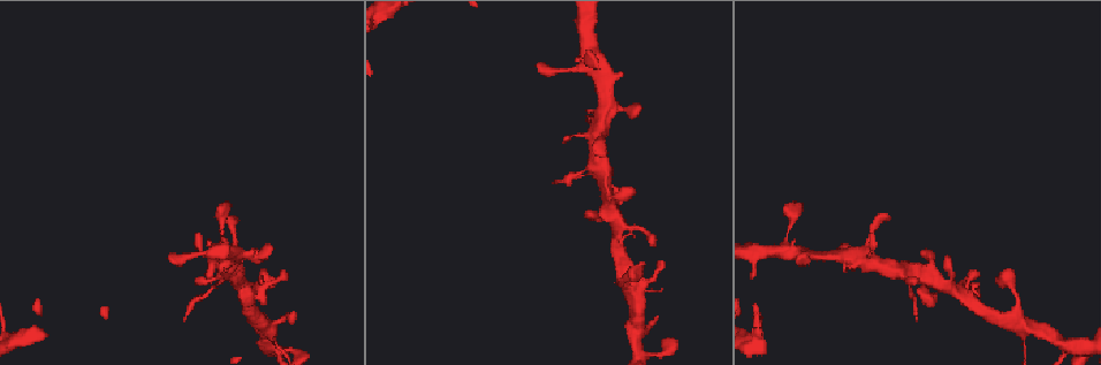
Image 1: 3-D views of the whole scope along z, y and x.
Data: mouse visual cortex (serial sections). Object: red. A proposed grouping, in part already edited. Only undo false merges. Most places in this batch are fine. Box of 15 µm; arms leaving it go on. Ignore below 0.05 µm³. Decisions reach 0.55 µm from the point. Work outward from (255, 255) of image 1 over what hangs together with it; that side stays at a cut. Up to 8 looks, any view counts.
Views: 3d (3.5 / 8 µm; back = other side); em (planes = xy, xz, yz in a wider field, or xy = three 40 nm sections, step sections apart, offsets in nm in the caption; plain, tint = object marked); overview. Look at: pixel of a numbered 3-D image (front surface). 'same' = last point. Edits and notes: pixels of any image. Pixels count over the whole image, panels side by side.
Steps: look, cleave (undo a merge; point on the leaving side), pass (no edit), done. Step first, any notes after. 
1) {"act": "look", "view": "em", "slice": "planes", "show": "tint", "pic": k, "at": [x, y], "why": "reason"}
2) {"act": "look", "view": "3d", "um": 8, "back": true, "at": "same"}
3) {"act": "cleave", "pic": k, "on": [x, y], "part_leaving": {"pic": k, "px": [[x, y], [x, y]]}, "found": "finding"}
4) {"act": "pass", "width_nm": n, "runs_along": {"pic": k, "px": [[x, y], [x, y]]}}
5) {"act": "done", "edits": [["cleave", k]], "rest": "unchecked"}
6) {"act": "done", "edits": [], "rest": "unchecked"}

{"act": "look", "view": "3d", "um": 3.5, "pic": 1, "at": [614, 221]}

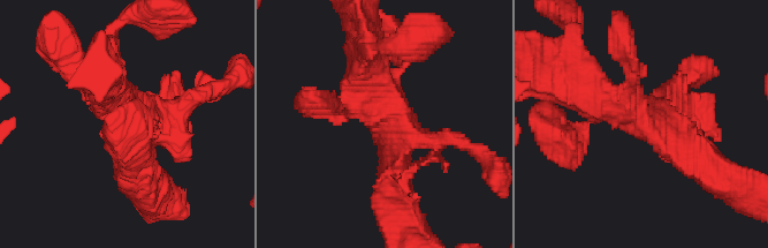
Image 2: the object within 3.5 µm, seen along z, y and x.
{"act": "look", "view": "em", "slice": "planes", "show": "tint", "pic": 2, "at": [641, 119]}

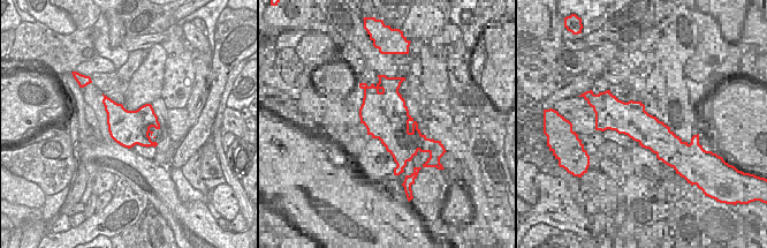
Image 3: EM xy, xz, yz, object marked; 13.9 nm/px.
{"act": "look", "view": "em", "slice": "xy", "step": 3, "show": "tint", "at": "same", "why": "another direction"}

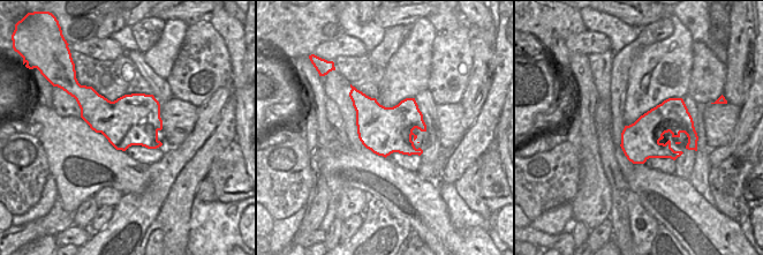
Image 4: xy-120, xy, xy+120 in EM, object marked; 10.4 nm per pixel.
{"act": "pass", "arms": 4, "arm_widths_nm": [250, 250, 400, 500], "runs_along": {"pic": 2, "px": [[583, 88], [700, 159]]}, "found": "one cell here"}

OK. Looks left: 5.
{"act": "look", "view": "3d", "um": 3.5, "pic": 1, "at": [641, 287], "why": "small branch off a trunk"}

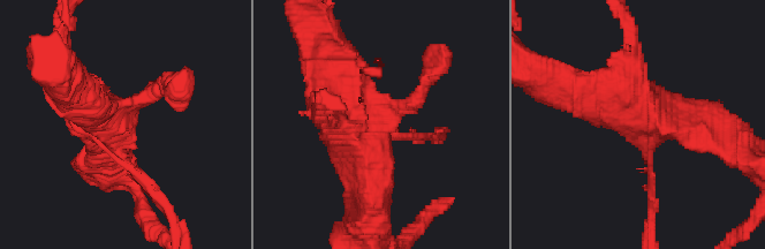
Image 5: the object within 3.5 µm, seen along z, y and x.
{"act": "look", "view": "em", "slice": "xy", "step": 1, "show": "tint", "pic": 5, "at": [125, 107], "why": "now the EM"}

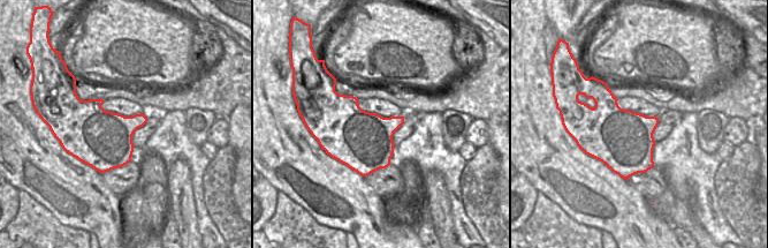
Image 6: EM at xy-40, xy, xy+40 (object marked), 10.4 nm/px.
{"act": "pass", "runs_along": {"pic": 5, "px": [[330, 68], [365, 127], [372, 201]]}, "found": "continuous, no second cell"}

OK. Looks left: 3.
{"act": "look", "view": "3d", "um": 3.5, "pic": 1, "at": [639, 351], "why": "sharp bend"}

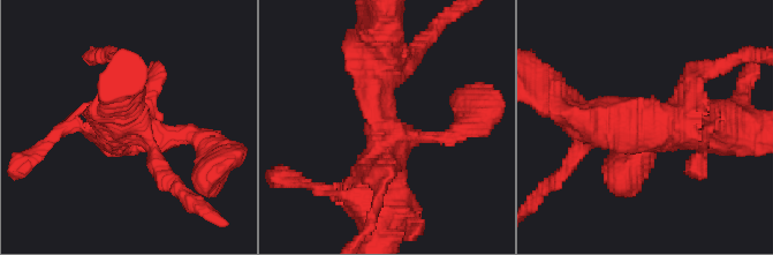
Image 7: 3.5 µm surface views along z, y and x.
{"act": "look", "view": "em", "slice": "xy", "step": 5, "show": "tint", "pic": 7, "at": [643, 120], "arms": 4, "arm_widths_nm": [150, 450, 500, 600]}

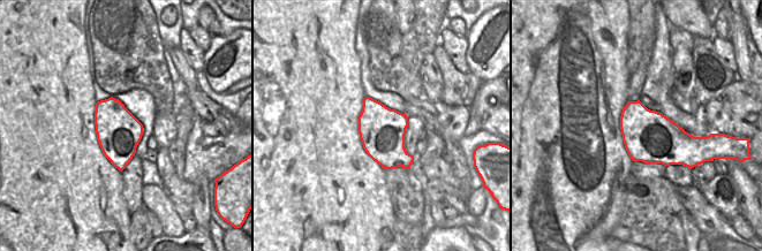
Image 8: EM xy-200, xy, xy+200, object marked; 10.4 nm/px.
{"act": "pass", "width_nm": 480, "runs_along": {"pic": 7, "px": [[381, 50], [381, 133], [449, 135]]}, "found": "continuous, no second cell"}

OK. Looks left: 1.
{"act": "done", "edits": [], "rest": "unchecked"}

